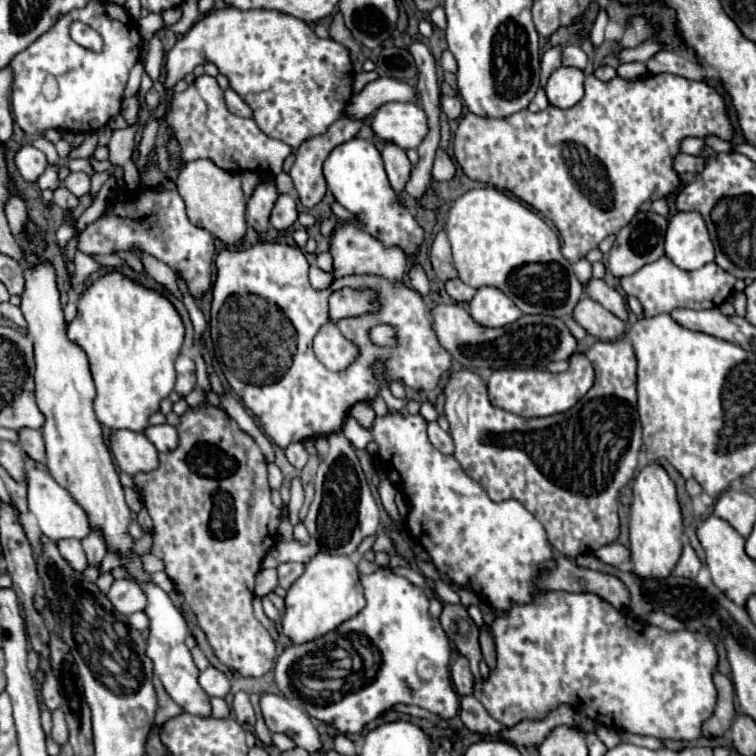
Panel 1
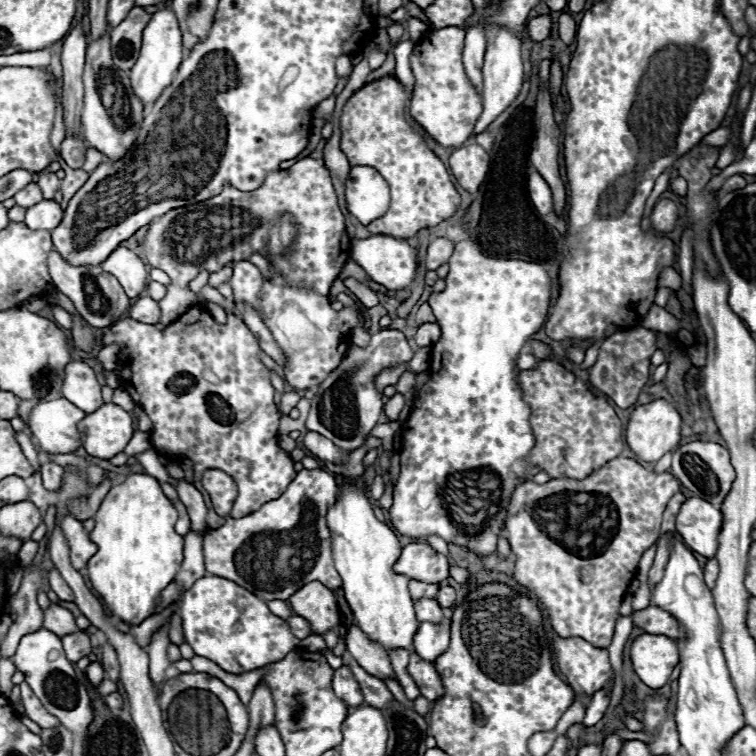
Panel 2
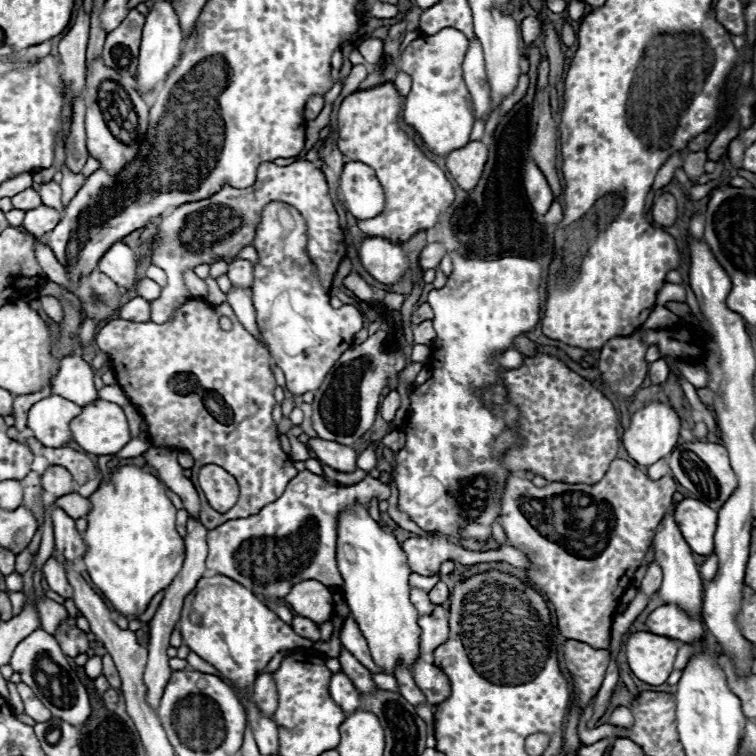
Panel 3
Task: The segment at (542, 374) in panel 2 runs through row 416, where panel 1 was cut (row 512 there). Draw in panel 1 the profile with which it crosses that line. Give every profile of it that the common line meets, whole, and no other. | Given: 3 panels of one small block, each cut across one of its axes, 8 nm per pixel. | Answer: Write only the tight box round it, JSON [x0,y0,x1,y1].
[444,338,642,558]

